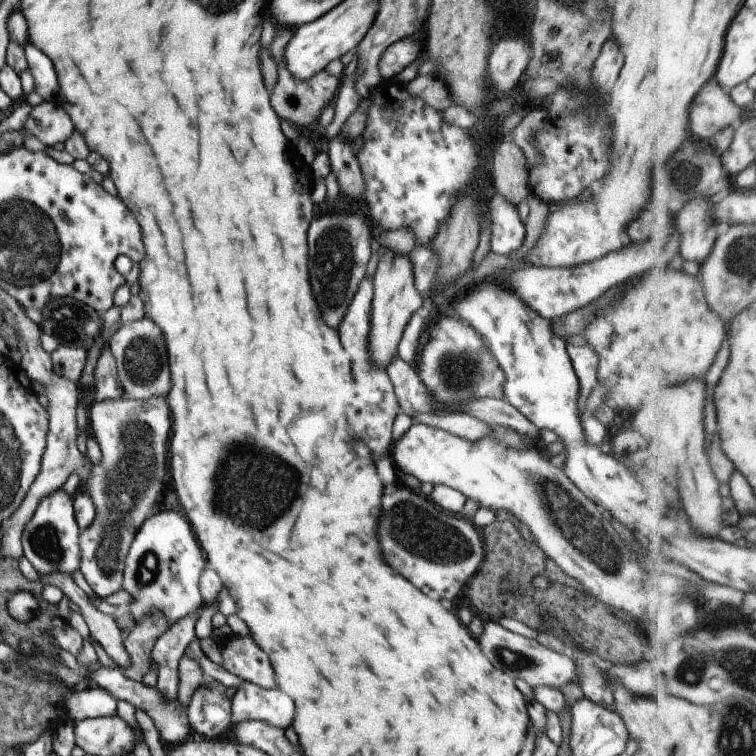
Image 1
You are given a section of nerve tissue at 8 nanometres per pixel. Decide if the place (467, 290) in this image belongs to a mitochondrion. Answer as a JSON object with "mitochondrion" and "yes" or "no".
{"mitochondrion":"no"}

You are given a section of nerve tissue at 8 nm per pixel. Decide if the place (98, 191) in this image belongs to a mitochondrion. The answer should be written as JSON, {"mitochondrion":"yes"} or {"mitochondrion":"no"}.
{"mitochondrion":"no"}

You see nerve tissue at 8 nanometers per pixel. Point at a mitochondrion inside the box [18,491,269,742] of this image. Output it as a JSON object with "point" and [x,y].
{"point":[45,544]}

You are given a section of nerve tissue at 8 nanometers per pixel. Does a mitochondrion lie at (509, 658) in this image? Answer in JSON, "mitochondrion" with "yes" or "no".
{"mitochondrion":"yes"}

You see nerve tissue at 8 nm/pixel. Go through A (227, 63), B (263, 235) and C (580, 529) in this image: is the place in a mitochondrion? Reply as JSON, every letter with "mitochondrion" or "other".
{"A":"other","B":"other","C":"mitochondrion"}

